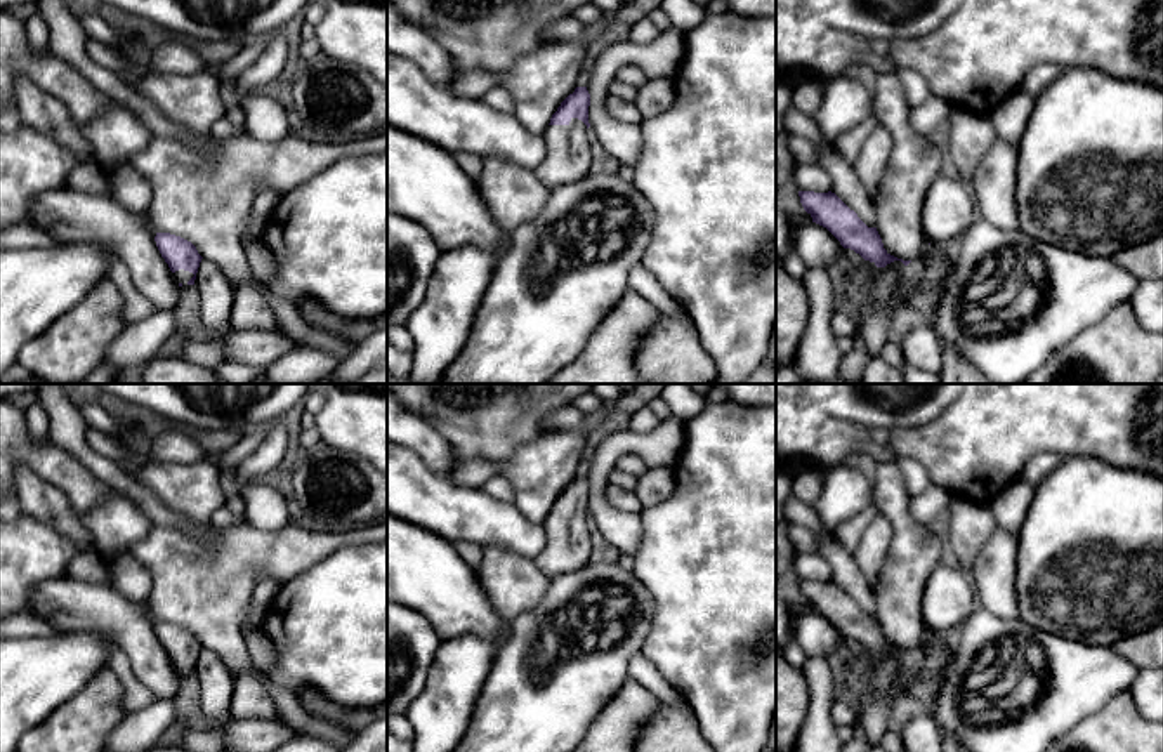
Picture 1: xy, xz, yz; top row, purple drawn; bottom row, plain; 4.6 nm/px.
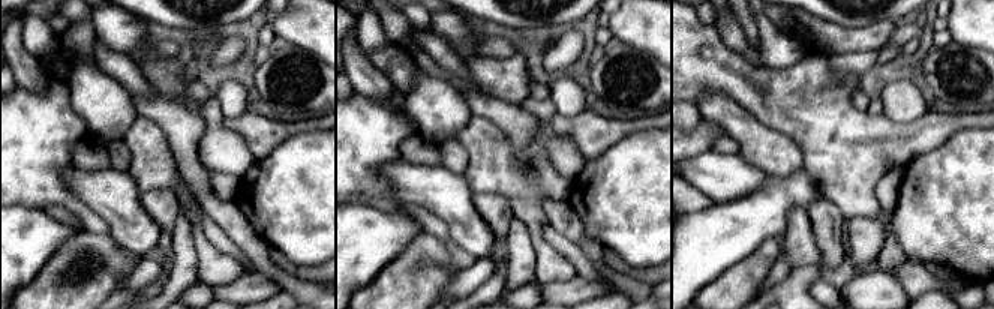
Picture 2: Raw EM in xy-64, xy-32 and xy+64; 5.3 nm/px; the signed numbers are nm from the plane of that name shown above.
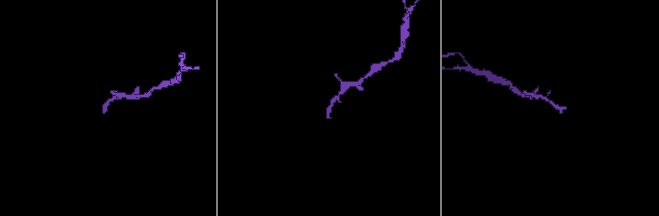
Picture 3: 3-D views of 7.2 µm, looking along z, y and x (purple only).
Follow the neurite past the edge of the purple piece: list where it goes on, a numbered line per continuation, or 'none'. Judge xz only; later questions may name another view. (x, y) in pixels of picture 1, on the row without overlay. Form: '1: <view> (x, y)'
1: xz (568, 535)

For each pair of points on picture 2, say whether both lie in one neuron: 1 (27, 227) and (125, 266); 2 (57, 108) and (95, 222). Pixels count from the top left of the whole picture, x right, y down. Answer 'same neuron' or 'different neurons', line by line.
1: different neurons
2: same neuron

